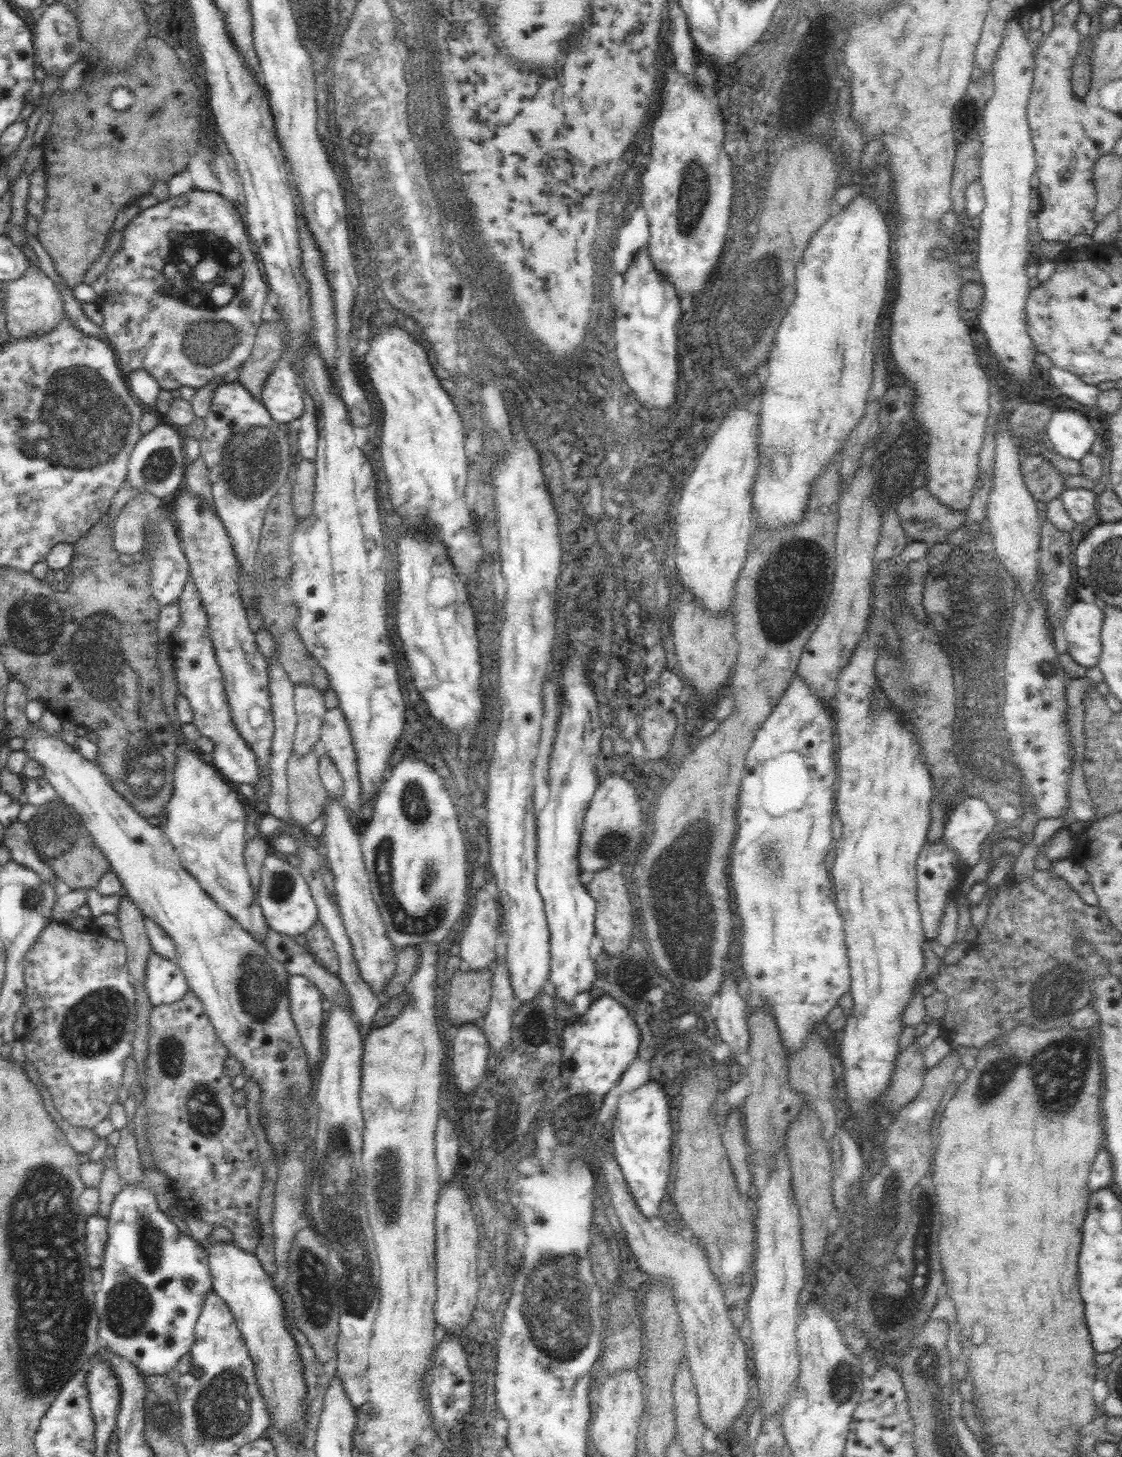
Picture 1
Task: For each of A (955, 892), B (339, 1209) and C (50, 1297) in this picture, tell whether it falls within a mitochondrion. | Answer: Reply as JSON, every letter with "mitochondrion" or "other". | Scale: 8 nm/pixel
{"A":"other","B":"mitochondrion","C":"mitochondrion"}

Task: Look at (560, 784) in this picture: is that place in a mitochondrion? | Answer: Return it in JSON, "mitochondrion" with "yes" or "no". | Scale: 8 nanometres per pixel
{"mitochondrion":"no"}

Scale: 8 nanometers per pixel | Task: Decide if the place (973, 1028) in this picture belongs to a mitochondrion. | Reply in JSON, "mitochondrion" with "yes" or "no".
{"mitochondrion":"no"}

